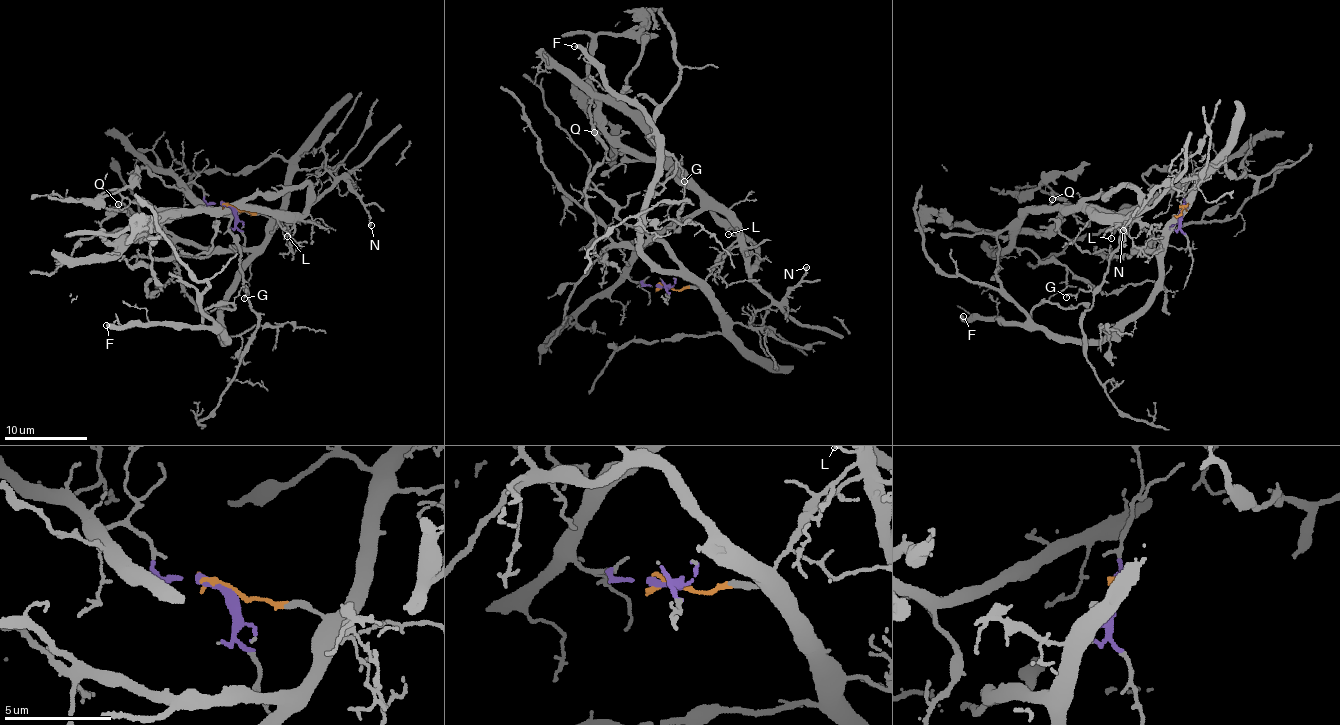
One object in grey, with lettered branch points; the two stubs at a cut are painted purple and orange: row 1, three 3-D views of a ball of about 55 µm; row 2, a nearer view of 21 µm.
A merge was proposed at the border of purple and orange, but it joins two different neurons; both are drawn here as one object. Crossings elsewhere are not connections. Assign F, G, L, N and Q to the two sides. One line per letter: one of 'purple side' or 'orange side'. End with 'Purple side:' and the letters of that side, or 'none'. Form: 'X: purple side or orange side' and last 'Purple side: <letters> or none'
F: orange side
G: purple side
L: purple side
N: purple side
Q: purple side
Purple side: G, L, N, Q

